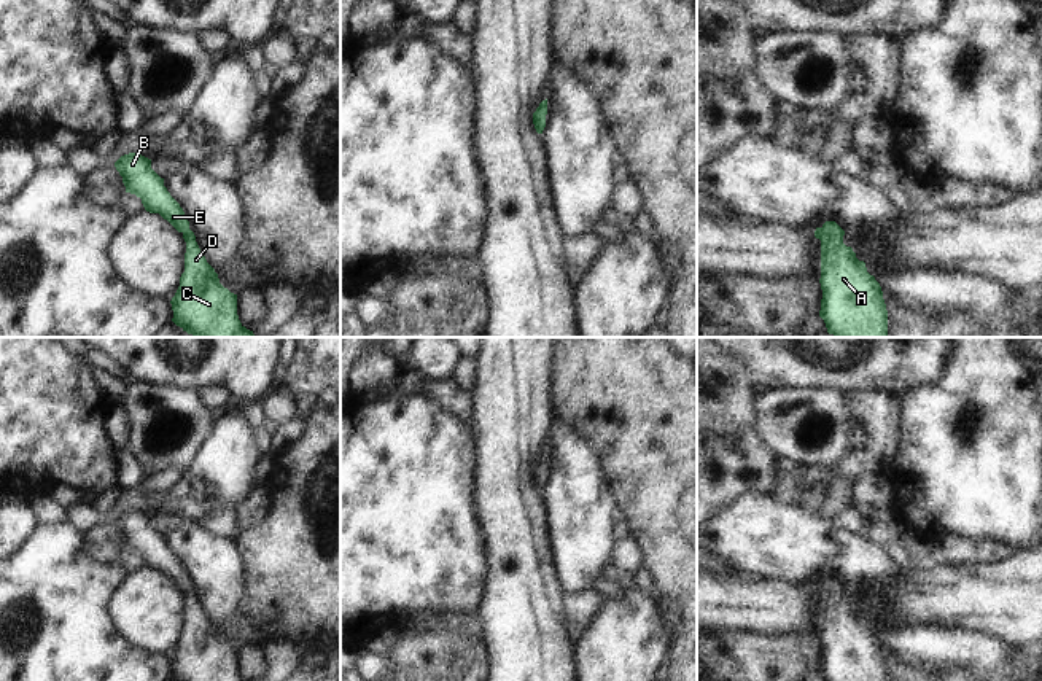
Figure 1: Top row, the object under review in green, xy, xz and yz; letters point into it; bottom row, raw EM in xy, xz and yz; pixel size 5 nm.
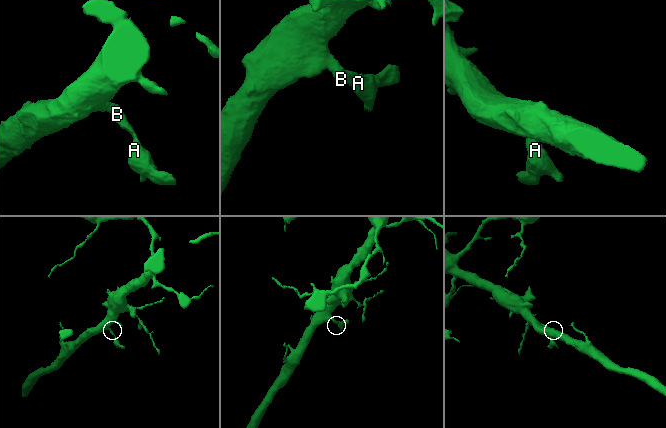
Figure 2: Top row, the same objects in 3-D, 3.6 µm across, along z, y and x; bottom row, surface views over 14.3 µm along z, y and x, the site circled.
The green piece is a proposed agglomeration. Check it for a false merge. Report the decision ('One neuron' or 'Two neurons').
One neuron.

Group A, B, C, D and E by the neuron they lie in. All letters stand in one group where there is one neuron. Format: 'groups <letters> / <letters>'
groups A B C D E

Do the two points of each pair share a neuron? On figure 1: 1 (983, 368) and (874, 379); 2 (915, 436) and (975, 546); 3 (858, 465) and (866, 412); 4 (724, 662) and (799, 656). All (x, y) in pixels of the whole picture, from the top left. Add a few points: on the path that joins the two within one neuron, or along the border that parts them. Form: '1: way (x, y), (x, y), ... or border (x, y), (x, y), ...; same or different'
1: border (948, 358), (942, 374), (934, 382), (909, 390); different
2: border (936, 543), (948, 537), (983, 538), (1009, 549); different
3: way (870, 452), (874, 449), (874, 425); same
4: way (743, 661), (780, 661); same

